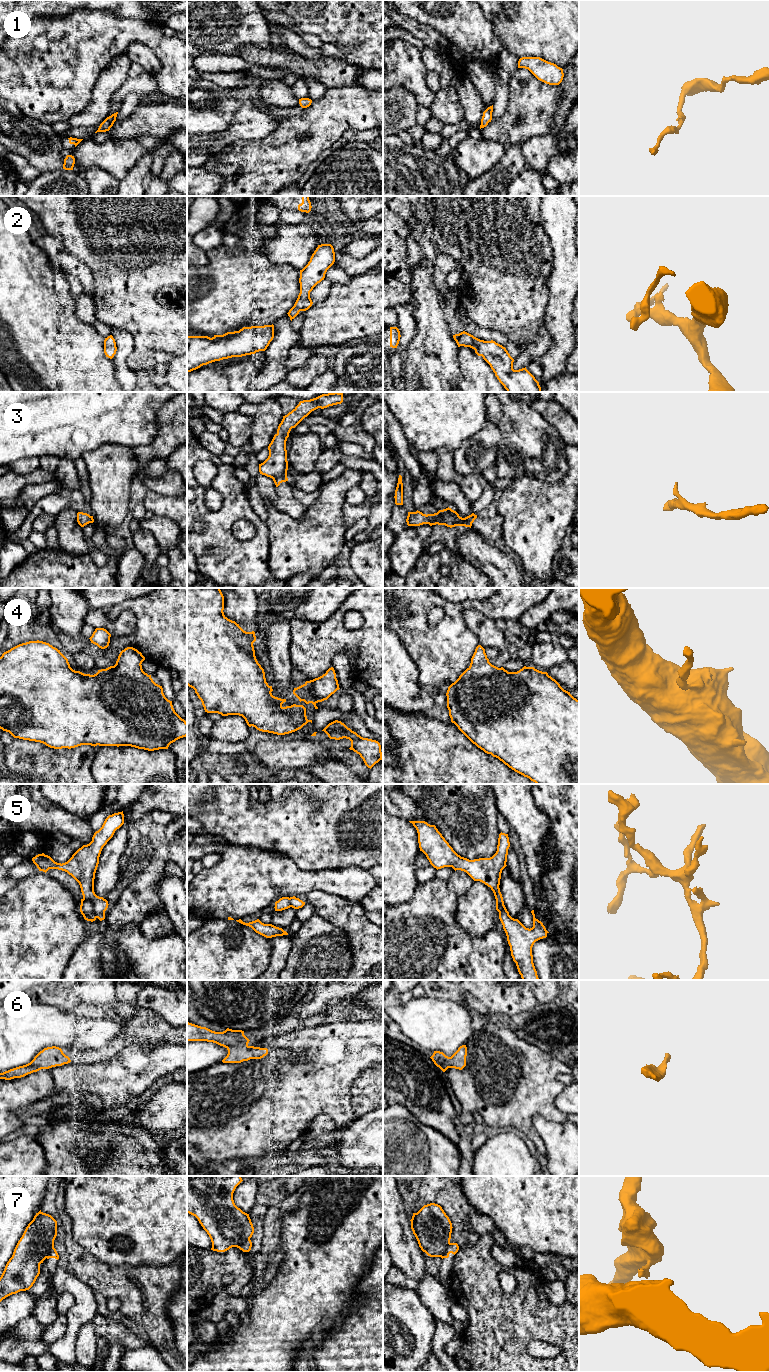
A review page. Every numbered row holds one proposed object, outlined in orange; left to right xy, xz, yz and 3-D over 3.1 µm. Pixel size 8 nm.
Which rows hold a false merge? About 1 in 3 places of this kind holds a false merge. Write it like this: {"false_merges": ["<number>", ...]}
{"false_merges": ["5", "7"]}

